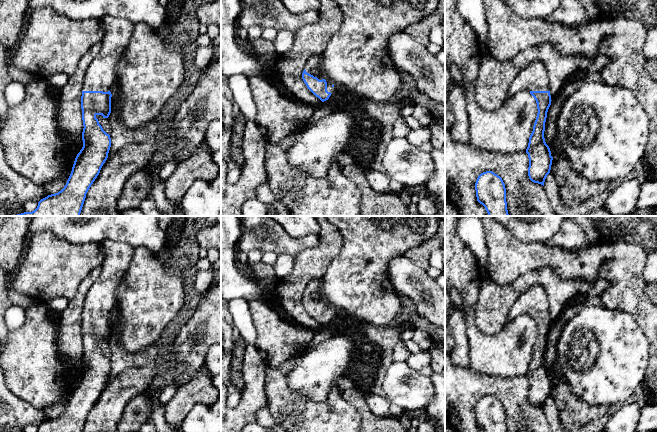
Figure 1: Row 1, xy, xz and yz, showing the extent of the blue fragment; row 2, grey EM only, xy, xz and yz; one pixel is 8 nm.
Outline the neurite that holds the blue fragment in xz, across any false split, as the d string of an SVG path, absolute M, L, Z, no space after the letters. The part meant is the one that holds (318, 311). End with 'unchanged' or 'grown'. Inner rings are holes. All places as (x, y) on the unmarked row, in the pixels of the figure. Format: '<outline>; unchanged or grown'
M313 279L311 280L302 297L302 303L306 308L307 312L322 326L328 324L334 317L334 307L330 305L322 295L318 300L312 297L312 294L318 290L321 290L322 280Z; grown

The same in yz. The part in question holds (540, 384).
M542 286L531 287L516 300L509 311L507 322L523 314L529 315L534 321L538 333L526 373L529 382L528 400L532 406L544 410L545 403L551 394L553 381L544 362L547 336L552 324L547 292Z; grown

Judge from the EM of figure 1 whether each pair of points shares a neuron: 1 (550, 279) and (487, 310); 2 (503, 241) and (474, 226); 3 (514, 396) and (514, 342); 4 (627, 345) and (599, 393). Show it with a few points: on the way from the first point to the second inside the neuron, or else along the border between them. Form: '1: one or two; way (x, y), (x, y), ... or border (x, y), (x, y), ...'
1: one; way (534, 279), (524, 282), (503, 297)
2: two; border (482, 226), (488, 254)
3: two; border (525, 374), (517, 376), (490, 375)
4: one; way (615, 357), (602, 370), (599, 381)

